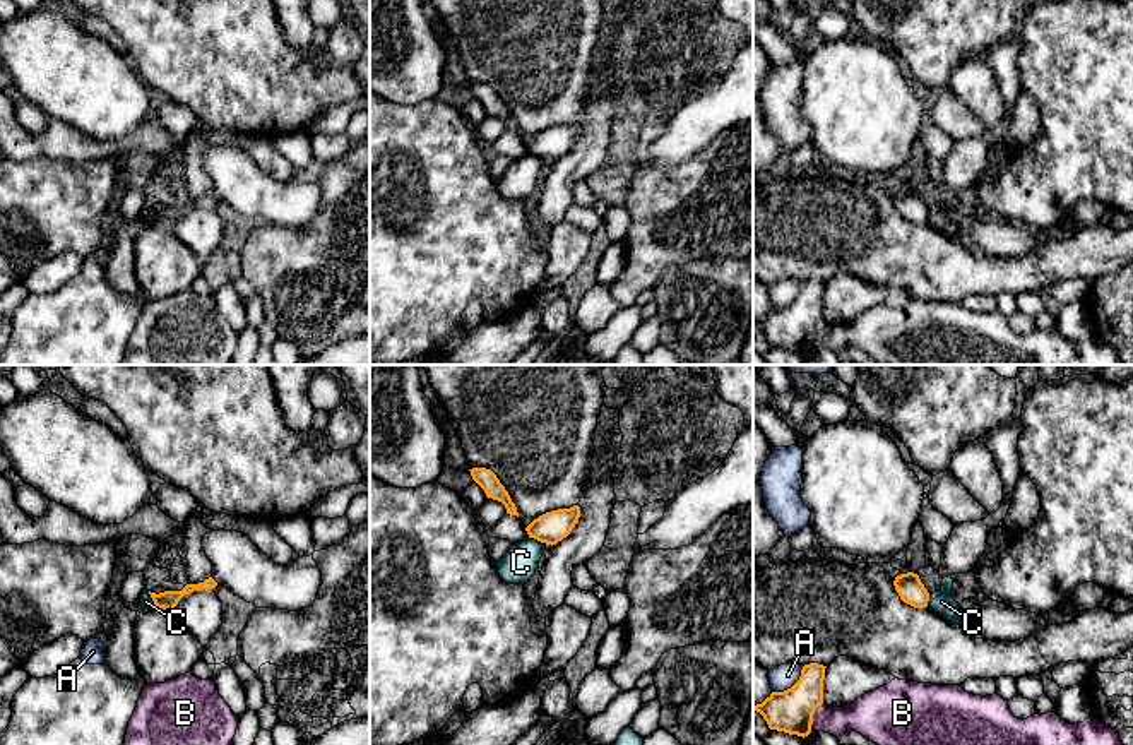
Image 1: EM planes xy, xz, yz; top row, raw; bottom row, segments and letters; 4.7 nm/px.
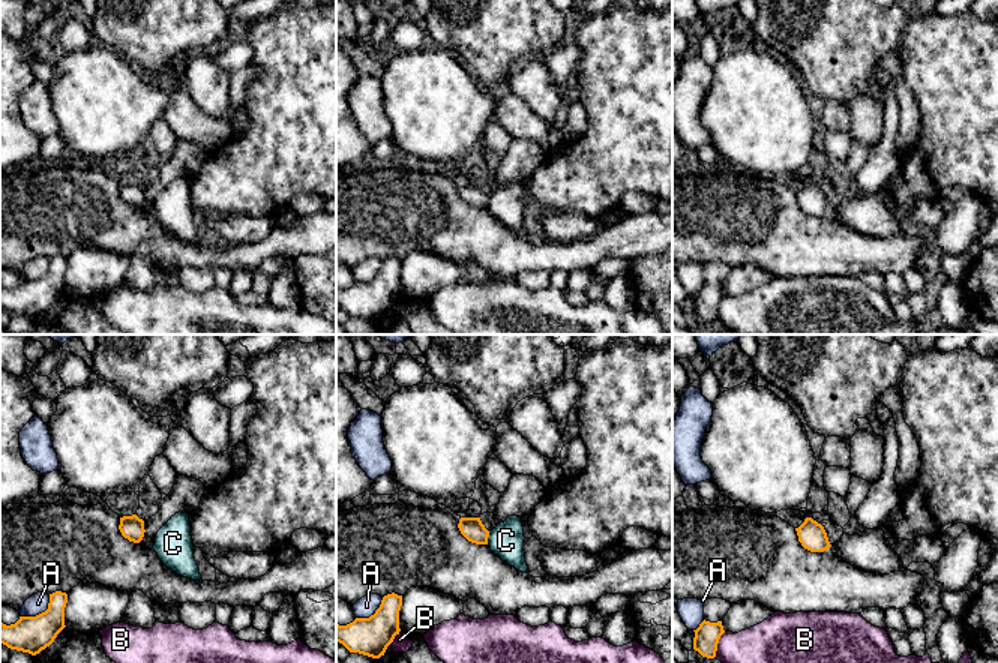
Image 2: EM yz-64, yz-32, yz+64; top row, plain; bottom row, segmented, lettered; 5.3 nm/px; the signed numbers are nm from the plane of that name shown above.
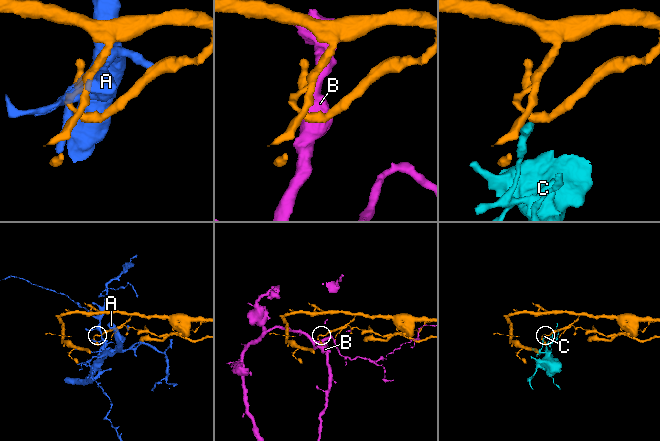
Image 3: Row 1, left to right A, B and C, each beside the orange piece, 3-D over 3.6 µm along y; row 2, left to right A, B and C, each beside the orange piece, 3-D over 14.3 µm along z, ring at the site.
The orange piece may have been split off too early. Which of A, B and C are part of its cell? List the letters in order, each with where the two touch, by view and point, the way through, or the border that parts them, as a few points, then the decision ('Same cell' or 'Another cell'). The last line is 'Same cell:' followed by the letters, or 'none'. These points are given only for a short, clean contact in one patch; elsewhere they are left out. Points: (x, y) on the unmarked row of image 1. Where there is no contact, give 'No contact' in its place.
A: Touches orange at yz (793, 302). Another cell
B: Touches orange at yz (812, 333). Another cell
C: Touches orange at xy (151, 213). Boundary: xy (148, 208), (154, 221). Another cell
Same cell: none

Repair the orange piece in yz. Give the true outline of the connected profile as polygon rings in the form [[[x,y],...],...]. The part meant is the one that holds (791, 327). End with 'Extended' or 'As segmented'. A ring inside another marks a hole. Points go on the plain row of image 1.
[[[818,279],[804,281],[799,296],[784,308],[772,308],[753,325],[763,332],[770,346],[808,353],[813,331],[823,320],[825,284]]]. As segmented

